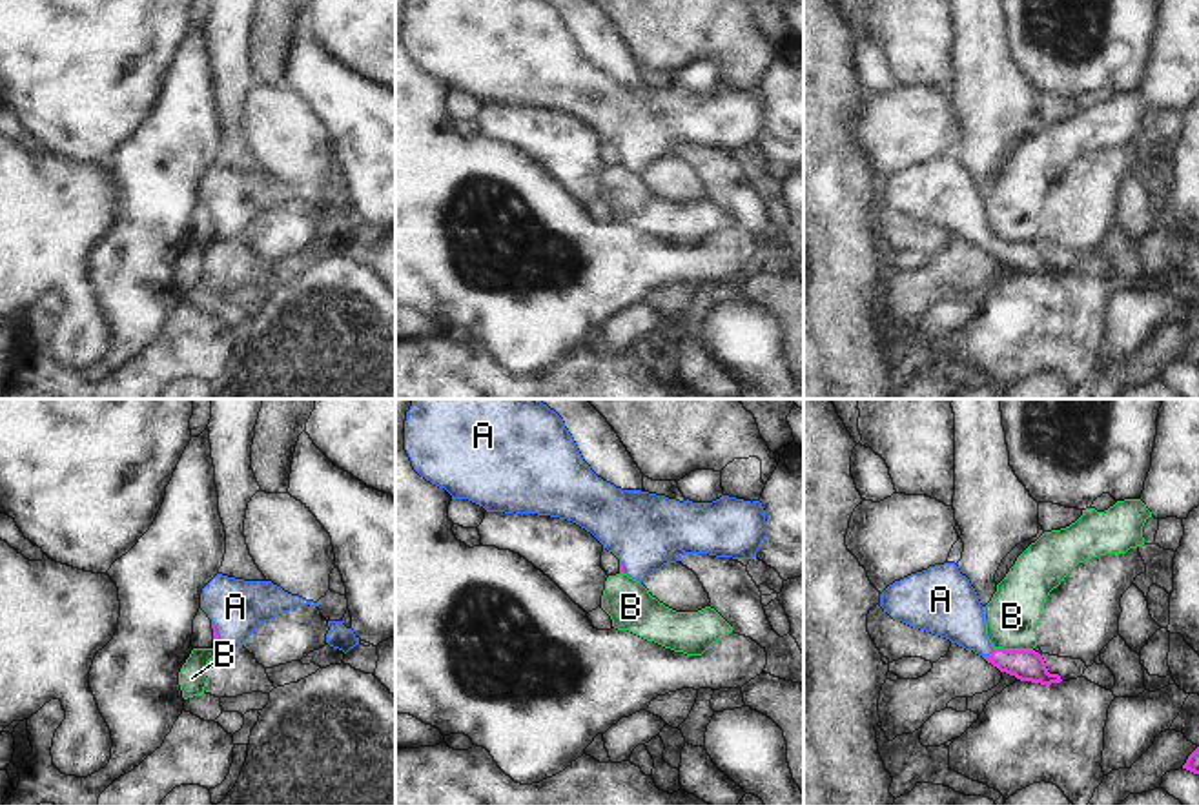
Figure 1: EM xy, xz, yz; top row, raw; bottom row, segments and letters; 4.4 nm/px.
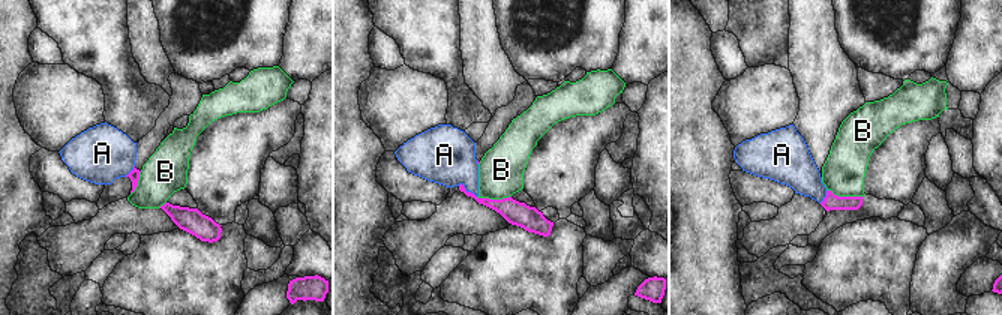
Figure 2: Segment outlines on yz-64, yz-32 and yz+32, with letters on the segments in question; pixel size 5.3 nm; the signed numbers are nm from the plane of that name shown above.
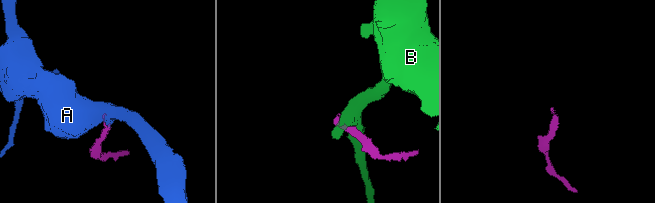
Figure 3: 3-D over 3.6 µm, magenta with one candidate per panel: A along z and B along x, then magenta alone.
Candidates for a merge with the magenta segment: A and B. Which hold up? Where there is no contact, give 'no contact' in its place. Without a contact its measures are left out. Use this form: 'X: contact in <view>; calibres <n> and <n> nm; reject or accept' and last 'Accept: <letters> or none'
A: contact in yz; calibres 140 and 240 nm; accept
B: contact in yz; calibres 140 and 240 nm; reject
Accept: A

